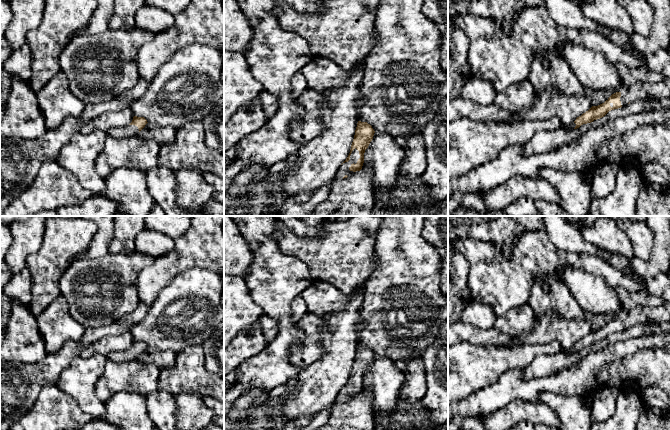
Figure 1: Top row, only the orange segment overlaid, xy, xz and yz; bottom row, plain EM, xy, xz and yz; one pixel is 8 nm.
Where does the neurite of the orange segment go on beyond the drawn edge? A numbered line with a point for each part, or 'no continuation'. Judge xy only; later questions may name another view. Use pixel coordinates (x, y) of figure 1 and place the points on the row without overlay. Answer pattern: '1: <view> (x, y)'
1: xy (128, 355)

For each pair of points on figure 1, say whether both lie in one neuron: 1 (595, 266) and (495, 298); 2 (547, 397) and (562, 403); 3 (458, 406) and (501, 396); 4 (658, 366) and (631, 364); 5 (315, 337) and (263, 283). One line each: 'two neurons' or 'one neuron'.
1: one neuron
2: one neuron
3: one neuron
4: one neuron
5: two neurons

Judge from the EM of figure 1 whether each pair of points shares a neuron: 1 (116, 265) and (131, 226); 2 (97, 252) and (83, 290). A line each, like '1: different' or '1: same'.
1: different
2: different

